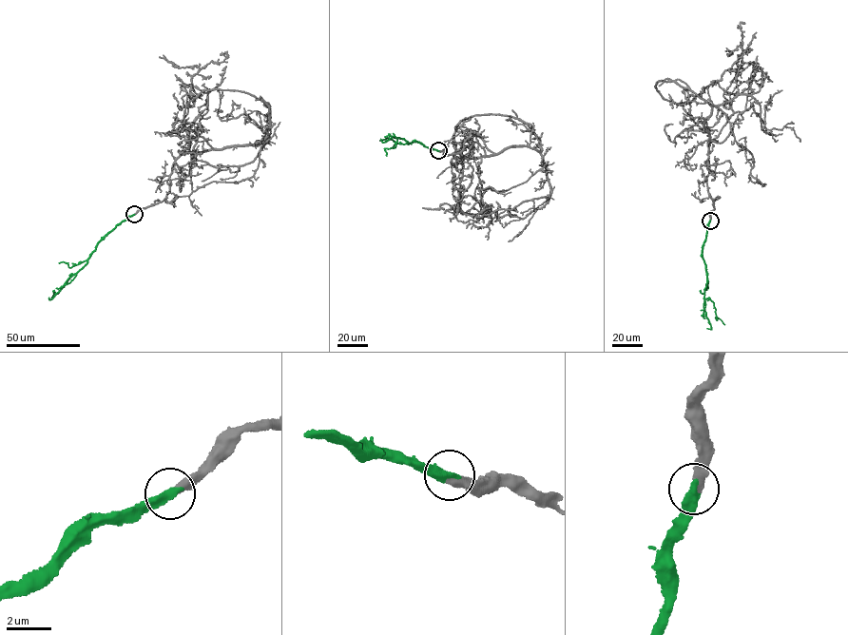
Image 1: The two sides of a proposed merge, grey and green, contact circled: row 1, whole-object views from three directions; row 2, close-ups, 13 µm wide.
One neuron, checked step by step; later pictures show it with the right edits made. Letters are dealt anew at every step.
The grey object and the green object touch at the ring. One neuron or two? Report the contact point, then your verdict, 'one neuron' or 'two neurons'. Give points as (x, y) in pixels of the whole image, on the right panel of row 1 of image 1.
(710, 221) | one neuron

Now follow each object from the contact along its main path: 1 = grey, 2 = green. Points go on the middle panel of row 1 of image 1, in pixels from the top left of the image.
1: (438, 150), (540, 152), (549, 196), (483, 215), (472, 223), (488, 227), (487, 240)
2: (438, 150), (414, 140), (409, 144), (399, 138), (395, 147), (385, 148), (386, 156)

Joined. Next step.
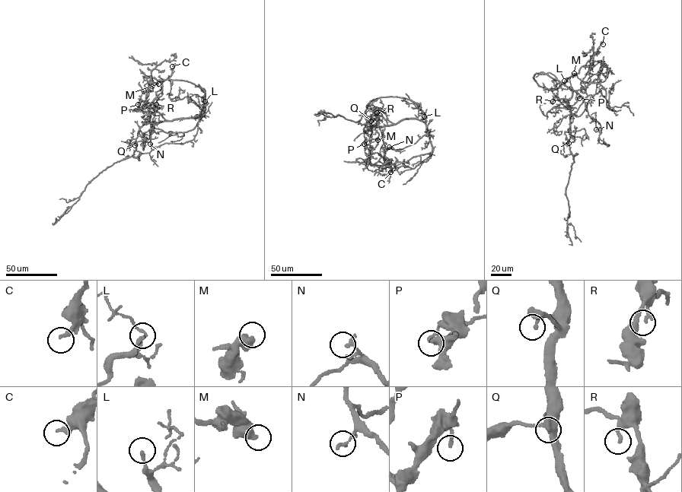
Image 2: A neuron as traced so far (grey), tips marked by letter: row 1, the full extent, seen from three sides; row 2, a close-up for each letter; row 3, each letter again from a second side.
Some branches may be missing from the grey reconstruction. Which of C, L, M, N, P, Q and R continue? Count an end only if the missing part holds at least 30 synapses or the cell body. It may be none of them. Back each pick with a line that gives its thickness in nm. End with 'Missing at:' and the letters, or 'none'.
Missing at: none

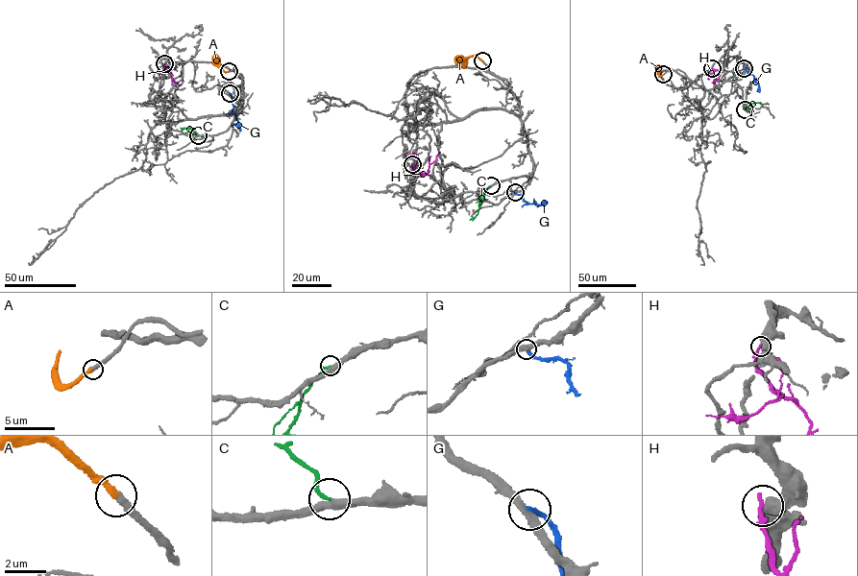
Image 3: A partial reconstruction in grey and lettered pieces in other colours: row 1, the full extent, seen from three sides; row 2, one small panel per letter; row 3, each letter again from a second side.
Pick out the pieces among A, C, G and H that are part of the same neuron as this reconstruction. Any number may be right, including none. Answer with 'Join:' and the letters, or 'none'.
Join: A, C

